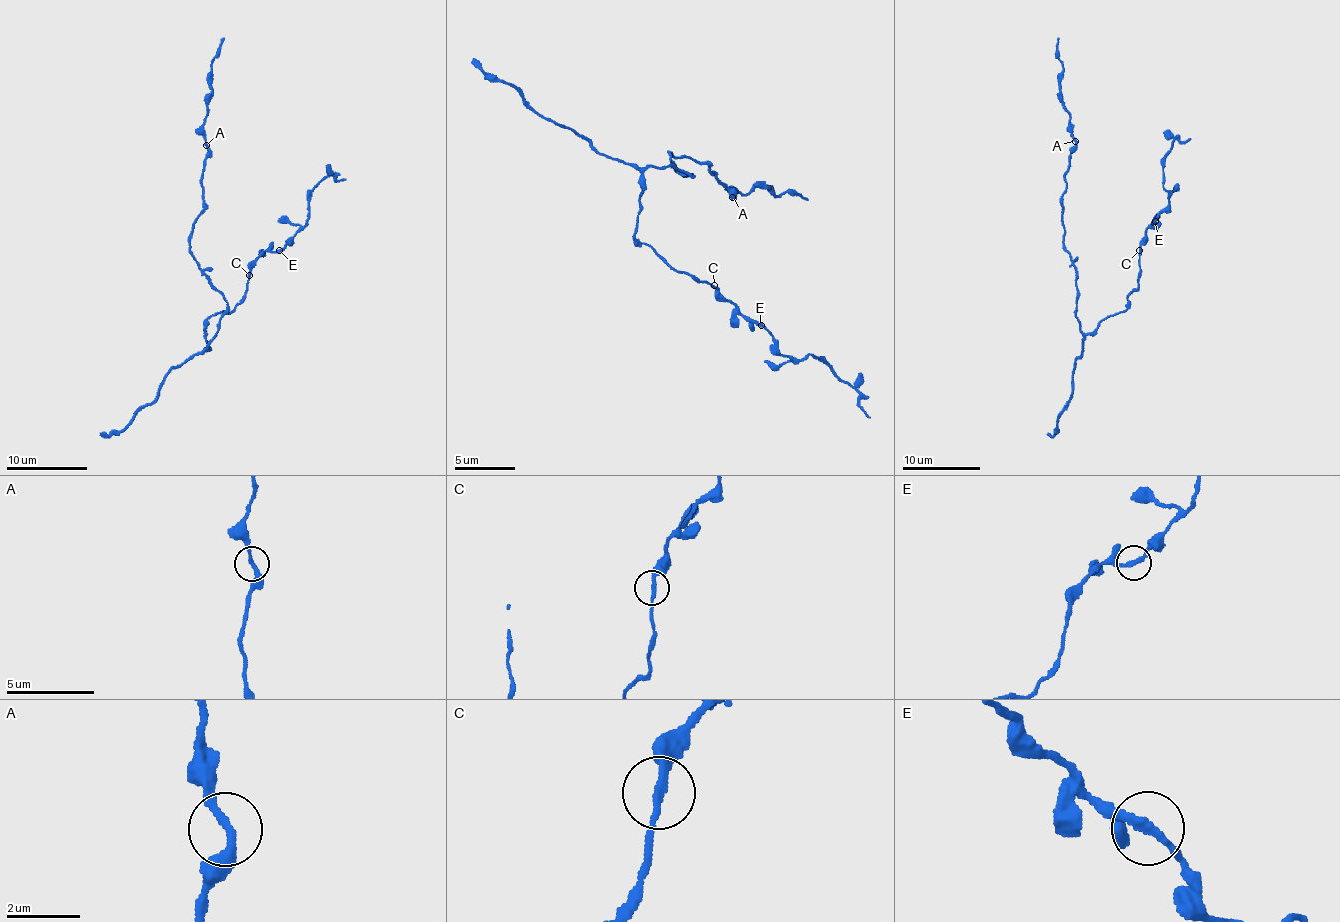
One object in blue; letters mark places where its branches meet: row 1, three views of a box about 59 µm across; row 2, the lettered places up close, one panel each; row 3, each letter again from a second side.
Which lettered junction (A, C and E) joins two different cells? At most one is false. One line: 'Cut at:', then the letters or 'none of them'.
Cut at: none of them

